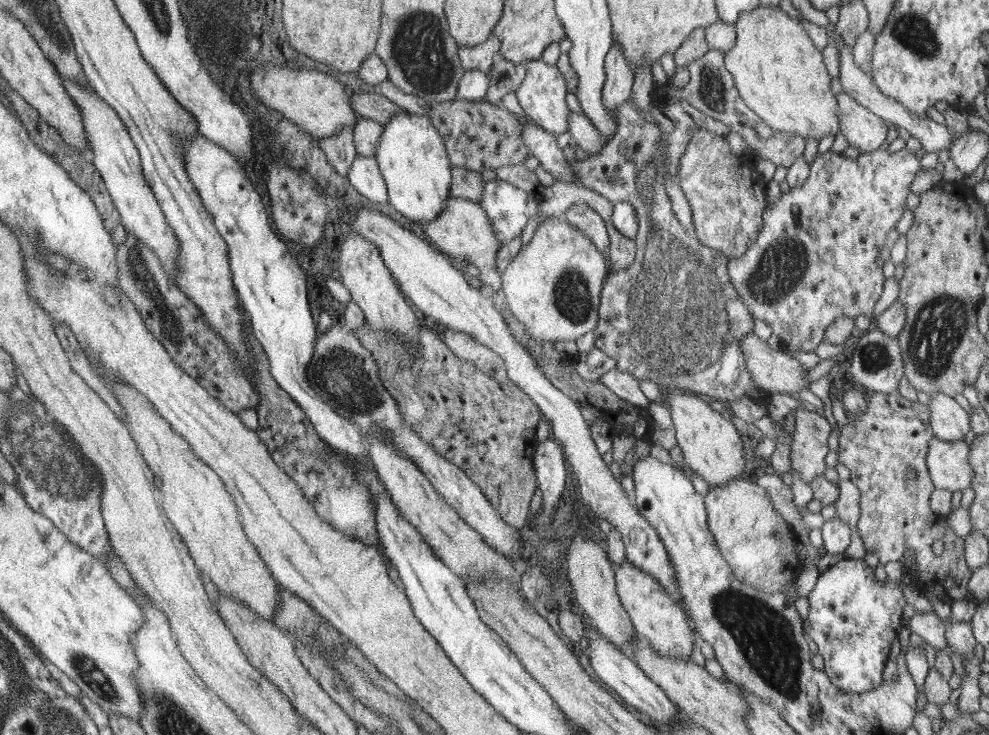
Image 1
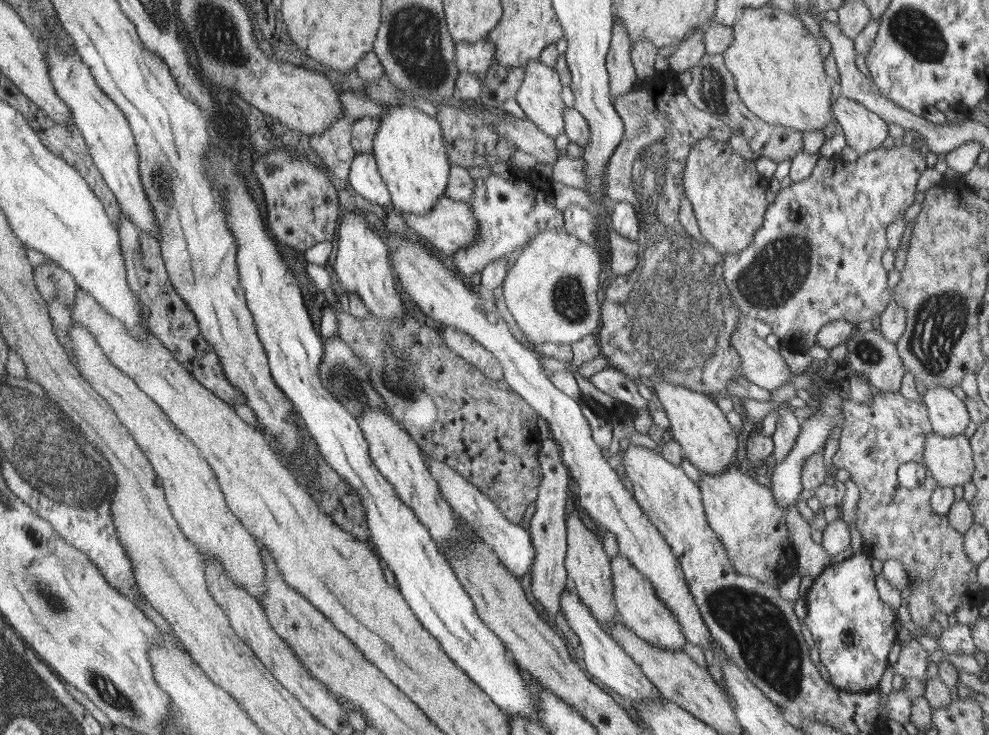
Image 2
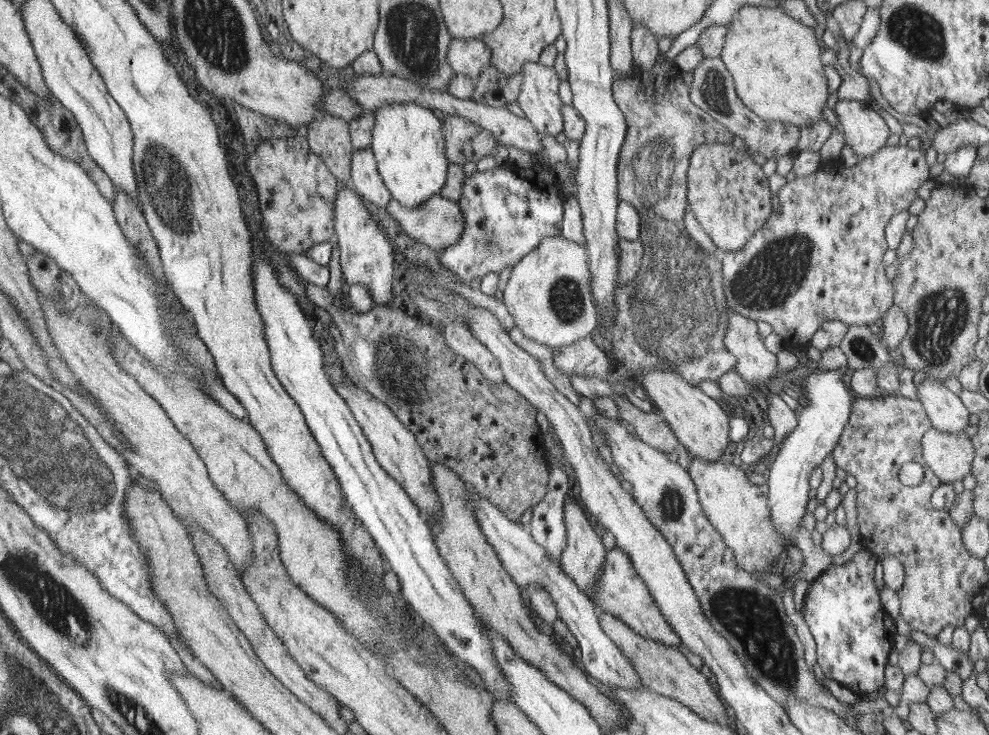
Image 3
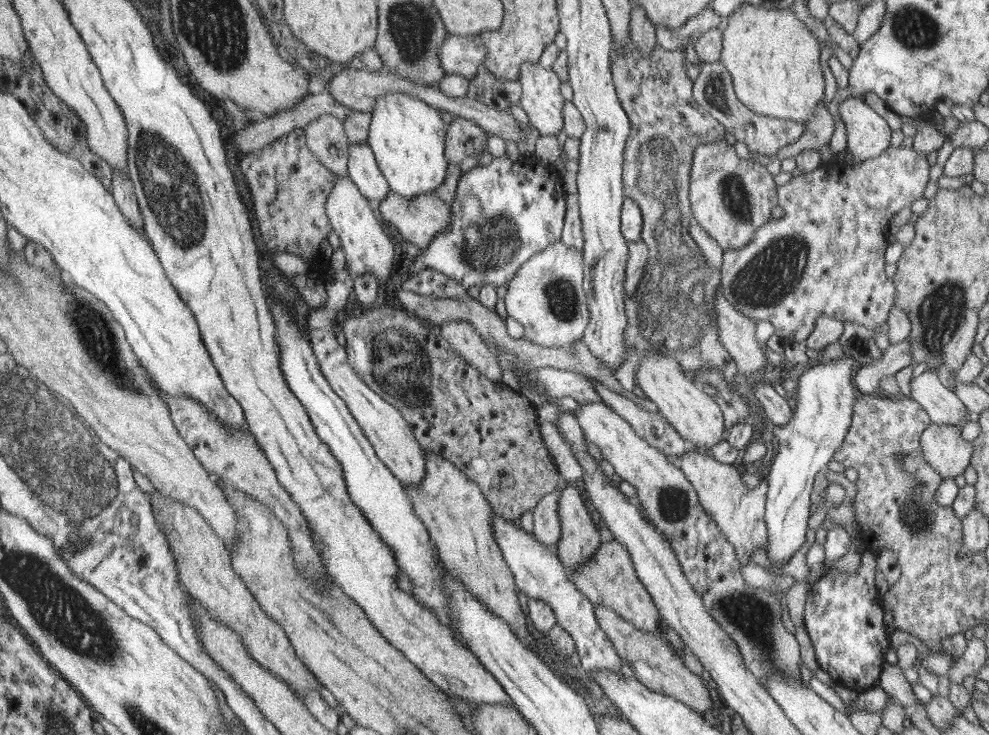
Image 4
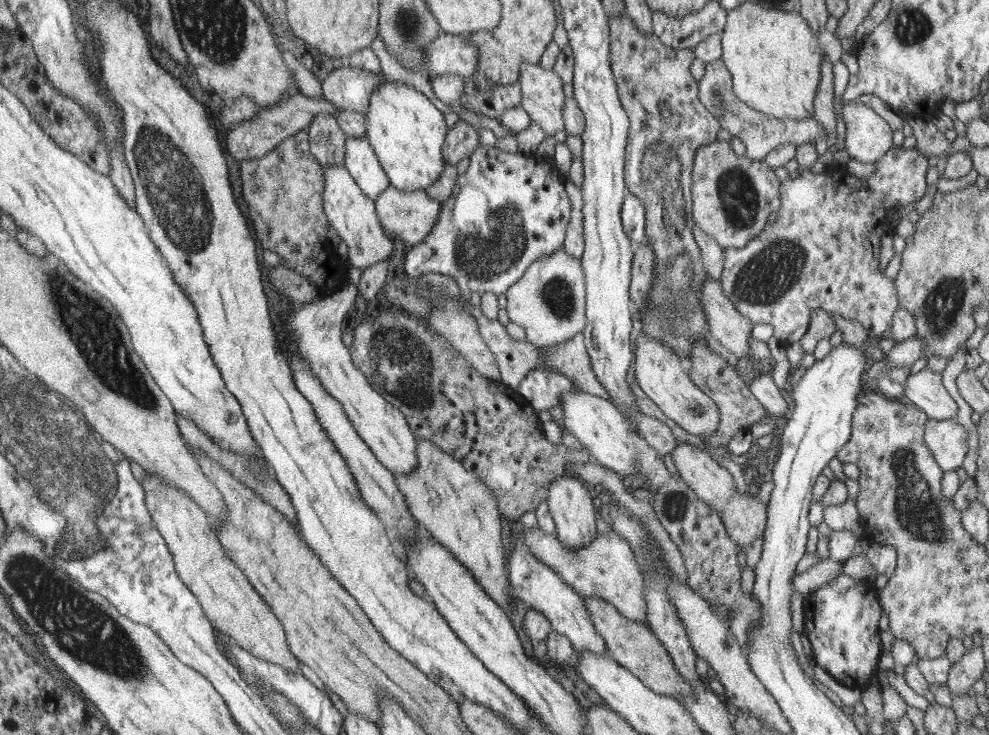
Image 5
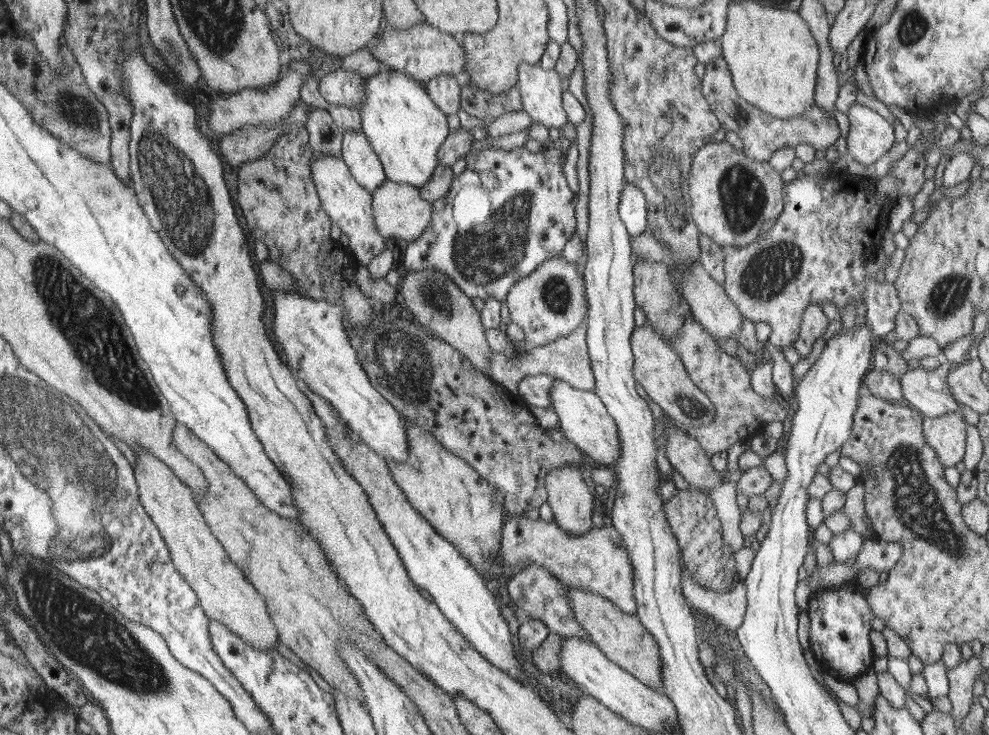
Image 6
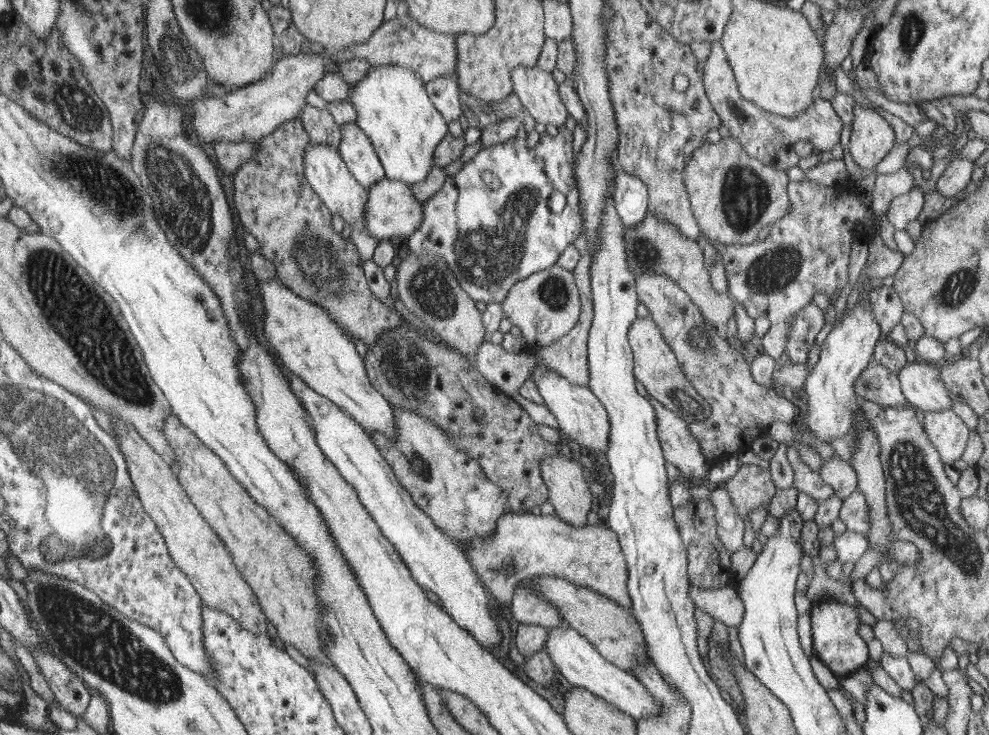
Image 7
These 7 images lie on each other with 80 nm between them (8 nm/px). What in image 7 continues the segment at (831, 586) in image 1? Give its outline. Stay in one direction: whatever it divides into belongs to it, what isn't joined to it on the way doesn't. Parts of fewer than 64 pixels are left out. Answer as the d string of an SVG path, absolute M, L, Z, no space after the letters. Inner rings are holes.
M829 598L827 601L817 600L813 603L808 614L813 654L829 668L835 677L845 677L863 667L869 657L865 642L857 634L861 623L857 619L854 608Z

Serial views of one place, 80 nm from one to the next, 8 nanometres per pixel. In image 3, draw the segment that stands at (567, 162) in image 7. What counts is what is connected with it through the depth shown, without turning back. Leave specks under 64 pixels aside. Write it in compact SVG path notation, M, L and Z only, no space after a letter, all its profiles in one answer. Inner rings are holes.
M502 164L492 170L475 171L469 174L464 183L461 197L458 198L458 206L466 218L461 238L453 245L447 245L445 249L437 250L437 260L443 268L447 268L451 274L455 274L461 282L481 280L486 274L494 272L501 274L503 268L513 266L525 257L528 252L539 244L539 240L545 237L553 237L562 230L562 202L560 183L552 170L529 170L517 166L505 168Z

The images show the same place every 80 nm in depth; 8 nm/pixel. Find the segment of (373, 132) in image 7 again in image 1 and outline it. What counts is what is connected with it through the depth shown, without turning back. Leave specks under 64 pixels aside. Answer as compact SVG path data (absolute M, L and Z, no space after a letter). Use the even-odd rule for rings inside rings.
M404 112L393 114L379 137L373 158L386 186L387 205L411 221L414 228L423 222L433 222L445 208L443 198L447 198L450 162L447 162L443 144L427 115Z

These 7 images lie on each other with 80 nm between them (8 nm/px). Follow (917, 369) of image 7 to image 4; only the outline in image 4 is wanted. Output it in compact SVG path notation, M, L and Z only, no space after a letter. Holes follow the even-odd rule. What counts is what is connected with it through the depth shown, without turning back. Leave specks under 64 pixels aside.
M923 371L908 383L908 398L921 405L931 423L961 427L965 422L968 411L953 391L941 385L934 371Z

